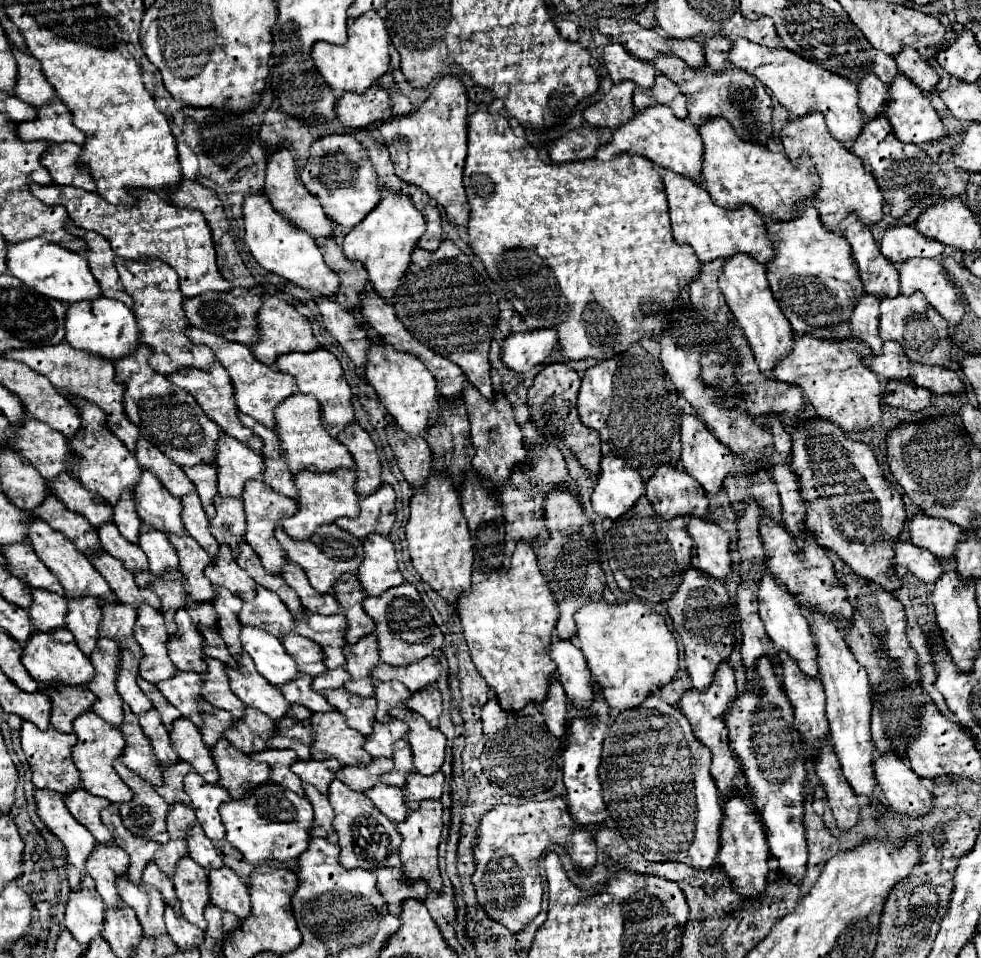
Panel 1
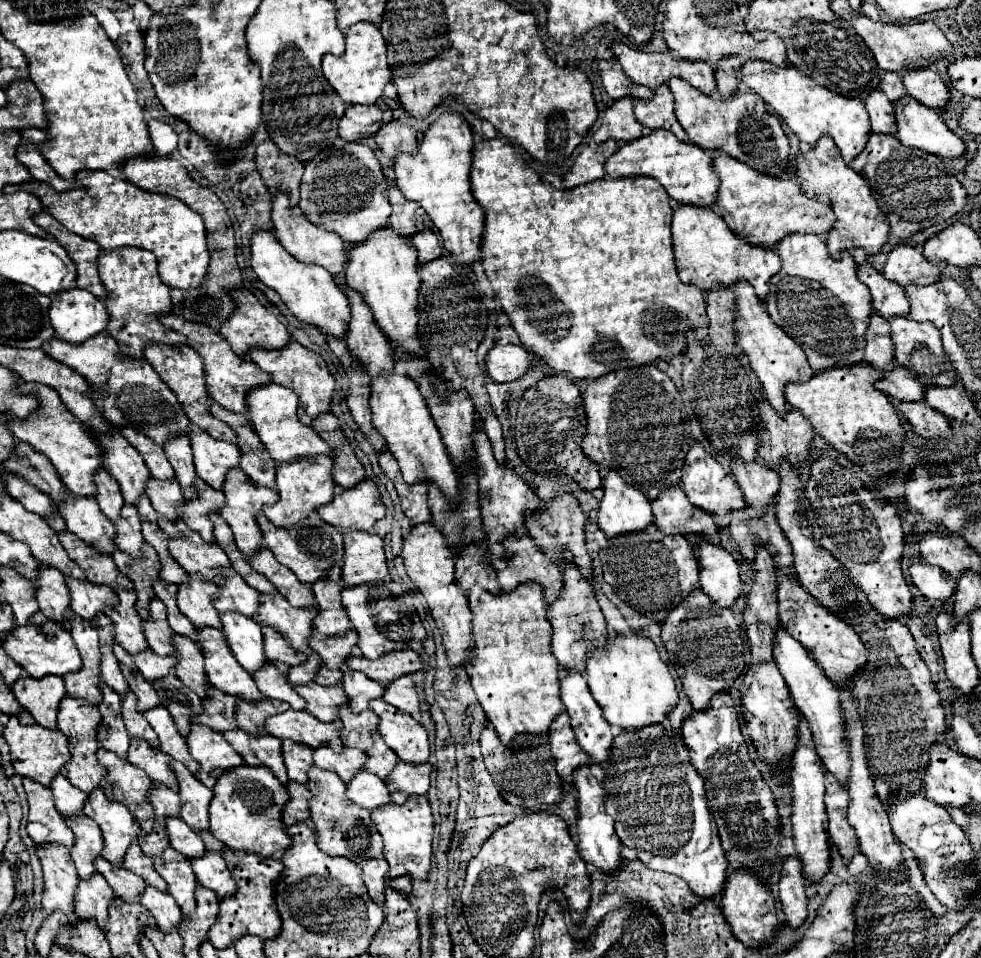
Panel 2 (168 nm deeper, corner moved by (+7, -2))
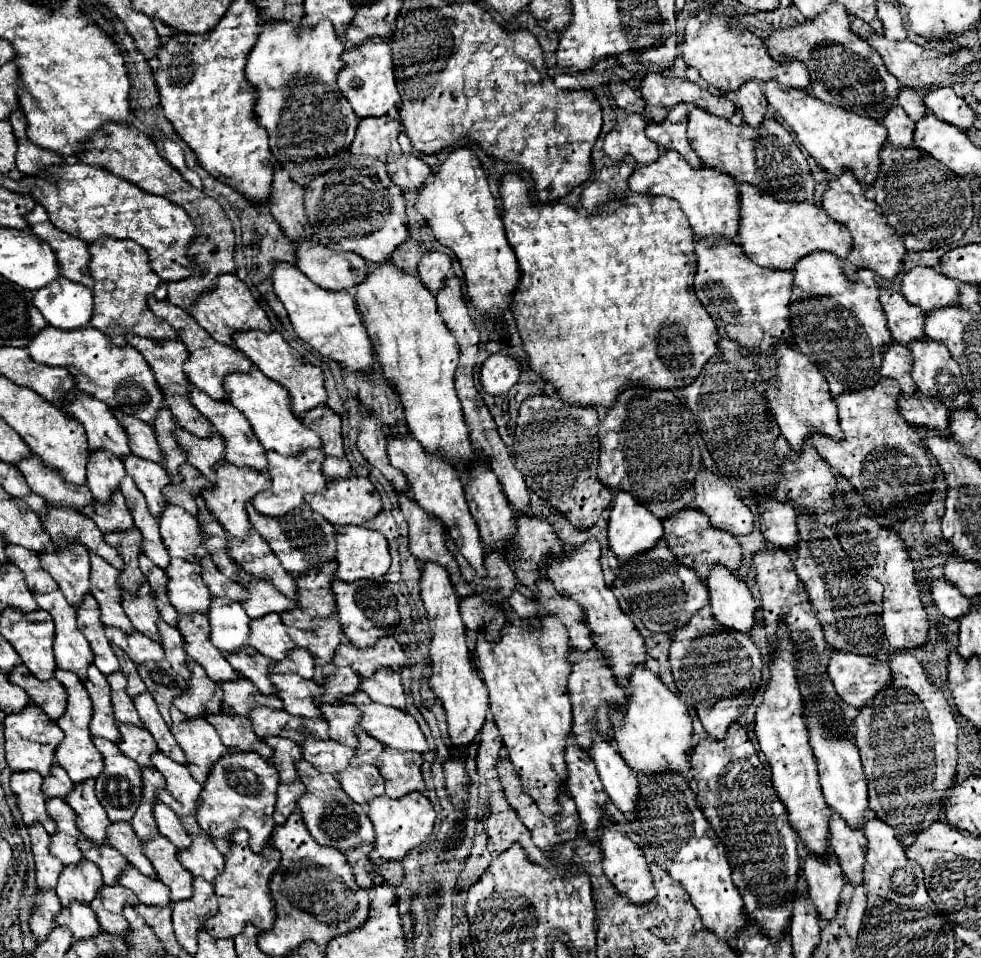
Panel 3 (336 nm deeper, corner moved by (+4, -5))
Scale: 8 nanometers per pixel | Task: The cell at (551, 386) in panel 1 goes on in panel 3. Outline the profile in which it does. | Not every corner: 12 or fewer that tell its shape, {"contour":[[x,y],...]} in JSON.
{"contour":[[525,399],[515,467],[577,529],[613,501],[597,409]]}

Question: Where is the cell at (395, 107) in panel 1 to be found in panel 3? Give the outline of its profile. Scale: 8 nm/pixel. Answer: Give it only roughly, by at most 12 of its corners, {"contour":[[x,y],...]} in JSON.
{"contour":[[389,155],[387,171],[403,191],[419,191],[431,169],[415,155]]}

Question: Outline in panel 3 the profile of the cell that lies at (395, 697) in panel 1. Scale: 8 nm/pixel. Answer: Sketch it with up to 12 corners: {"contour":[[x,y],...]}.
{"contour":[[323,667],[323,701],[351,695],[359,675],[349,667]]}

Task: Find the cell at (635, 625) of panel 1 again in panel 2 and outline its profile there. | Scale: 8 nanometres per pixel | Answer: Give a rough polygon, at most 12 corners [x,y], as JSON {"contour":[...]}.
{"contour":[[644,630],[588,648],[584,674],[618,728],[658,724],[678,702]]}

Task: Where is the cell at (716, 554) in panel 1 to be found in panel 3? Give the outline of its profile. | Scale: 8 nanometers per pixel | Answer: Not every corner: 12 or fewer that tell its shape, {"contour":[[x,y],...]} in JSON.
{"contour":[[723,565],[707,579],[711,613],[729,631],[749,633],[757,603]]}

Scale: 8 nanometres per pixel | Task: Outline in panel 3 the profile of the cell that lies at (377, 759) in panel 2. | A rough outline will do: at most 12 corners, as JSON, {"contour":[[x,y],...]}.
{"contour":[[355,727],[359,747],[351,765],[375,763],[385,745]]}

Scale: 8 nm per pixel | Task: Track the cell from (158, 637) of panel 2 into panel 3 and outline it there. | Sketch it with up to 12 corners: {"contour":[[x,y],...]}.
{"contour":[[147,581],[121,603],[133,627],[159,641],[159,613]]}

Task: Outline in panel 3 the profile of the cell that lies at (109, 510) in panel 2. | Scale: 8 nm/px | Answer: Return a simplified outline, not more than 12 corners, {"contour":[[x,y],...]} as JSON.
{"contour":[[91,451],[87,487],[101,503],[127,475],[121,459]]}

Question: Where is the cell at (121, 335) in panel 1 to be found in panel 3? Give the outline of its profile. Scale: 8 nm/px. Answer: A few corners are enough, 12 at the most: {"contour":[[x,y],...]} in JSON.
{"contour":[[61,277],[35,291],[49,325],[91,321],[93,293]]}

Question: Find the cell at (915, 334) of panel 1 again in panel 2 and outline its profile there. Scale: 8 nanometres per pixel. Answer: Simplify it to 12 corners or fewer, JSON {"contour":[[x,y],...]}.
{"contour":[[906,316],[888,318],[900,366],[950,386],[956,372],[938,328]]}

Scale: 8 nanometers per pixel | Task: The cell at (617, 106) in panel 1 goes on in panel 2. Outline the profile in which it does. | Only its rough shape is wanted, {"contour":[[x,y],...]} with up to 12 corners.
{"contour":[[630,96],[606,108],[596,144],[630,142],[644,134]]}

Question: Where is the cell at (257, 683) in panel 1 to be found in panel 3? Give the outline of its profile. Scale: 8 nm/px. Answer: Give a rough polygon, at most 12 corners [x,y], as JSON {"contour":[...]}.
{"contour":[[179,613],[185,653],[213,681],[239,673],[209,641],[207,617]]}

